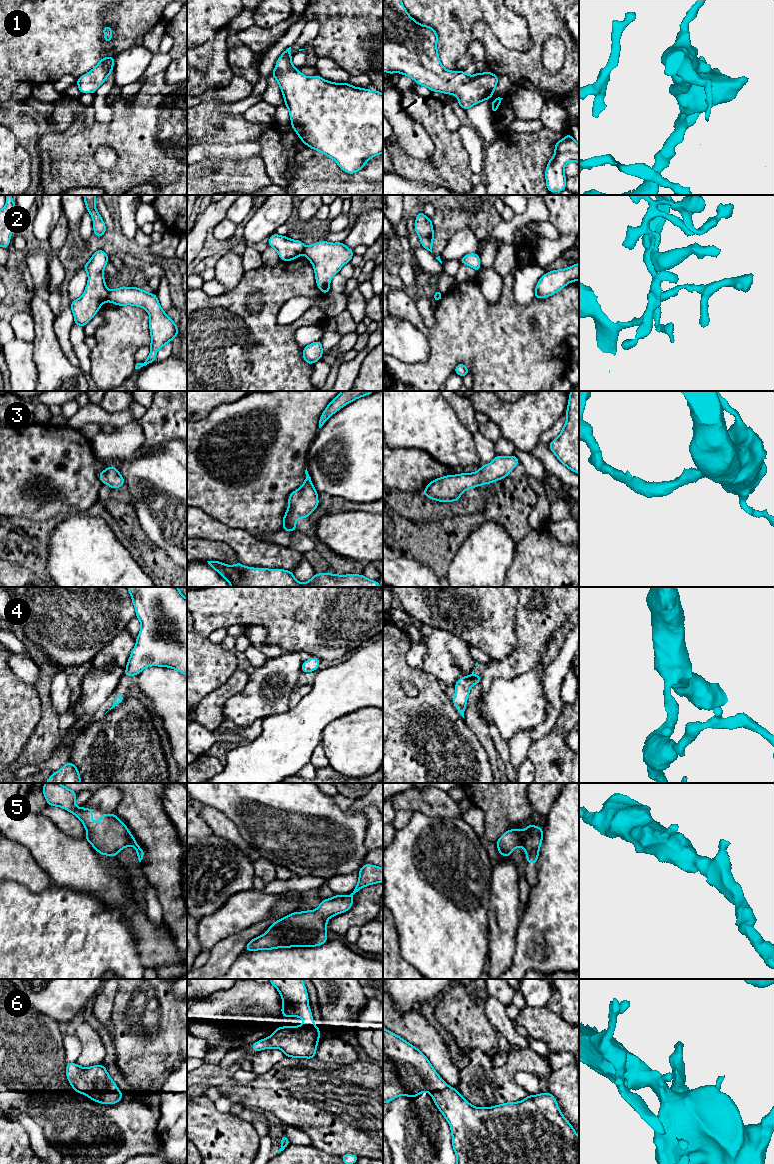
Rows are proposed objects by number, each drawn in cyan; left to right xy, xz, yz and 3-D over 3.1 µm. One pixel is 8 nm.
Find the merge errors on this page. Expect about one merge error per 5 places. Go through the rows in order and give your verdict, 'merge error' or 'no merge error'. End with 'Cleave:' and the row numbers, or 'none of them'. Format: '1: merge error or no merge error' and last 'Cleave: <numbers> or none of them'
1: no merge error
2: no merge error
3: no merge error
4: no merge error
5: no merge error
6: no merge error
Cleave: none of them

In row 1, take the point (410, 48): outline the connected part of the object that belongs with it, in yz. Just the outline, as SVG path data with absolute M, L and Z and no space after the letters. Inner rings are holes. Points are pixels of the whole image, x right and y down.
M383 0L383 71L388 74L400 73L409 76L418 85L430 89L432 92L442 92L456 95L458 104L467 111L470 107L488 100L496 89L499 77L487 70L484 74L478 71L470 76L466 71L450 71L443 67L437 51L438 33L431 27L414 20L406 11L401 0Z

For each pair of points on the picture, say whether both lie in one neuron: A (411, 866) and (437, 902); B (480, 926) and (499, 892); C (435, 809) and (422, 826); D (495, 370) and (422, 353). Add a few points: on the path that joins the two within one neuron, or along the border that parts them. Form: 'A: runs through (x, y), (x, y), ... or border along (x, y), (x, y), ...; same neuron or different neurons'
A: runs through (420, 875), (437, 893); same neuron
B: border along (490, 890), (487, 937); different neurons
C: border along (413, 812), (423, 812), (432, 817), (453, 817); different neurons
D: border along (422, 333), (429, 358), (407, 364); different neurons

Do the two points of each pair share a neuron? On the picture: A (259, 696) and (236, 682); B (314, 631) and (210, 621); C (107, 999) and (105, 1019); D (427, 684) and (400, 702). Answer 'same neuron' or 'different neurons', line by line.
A: different neurons
B: same neuron
C: same neuron
D: same neuron

